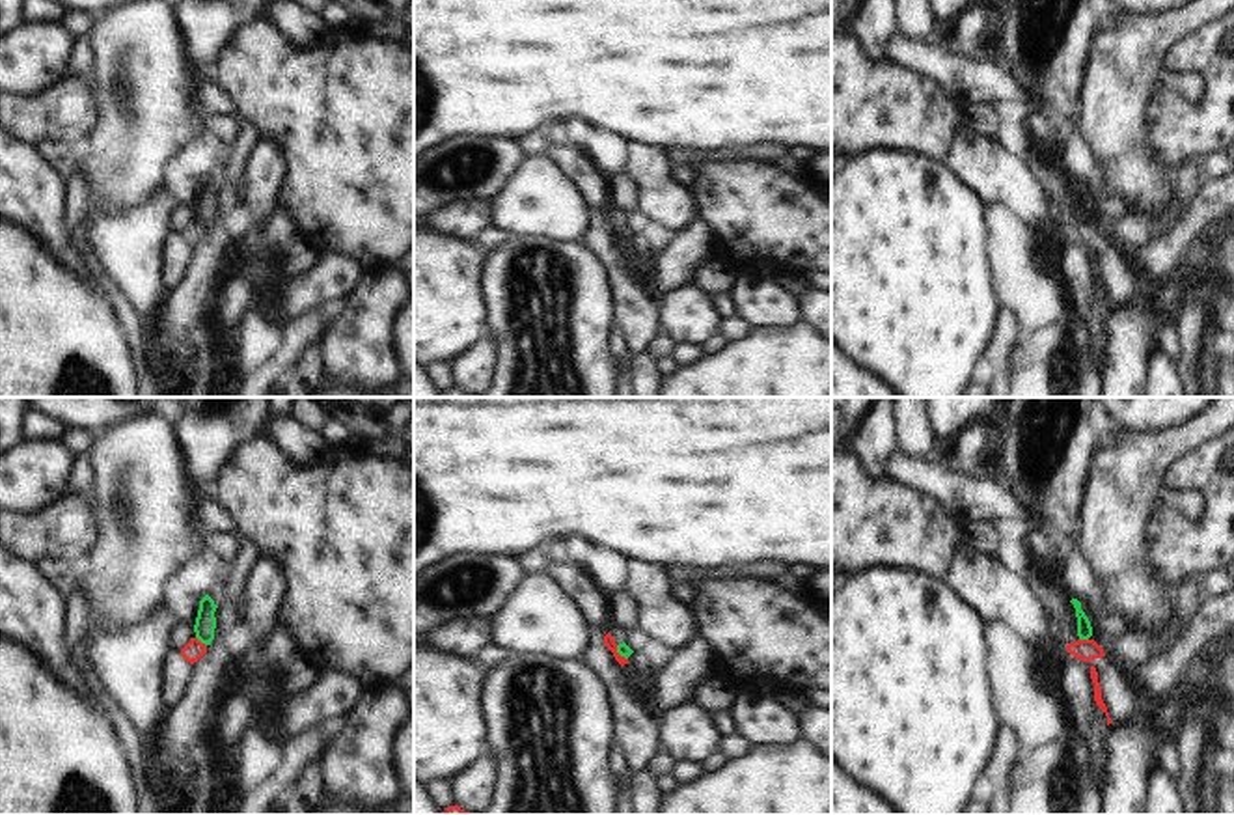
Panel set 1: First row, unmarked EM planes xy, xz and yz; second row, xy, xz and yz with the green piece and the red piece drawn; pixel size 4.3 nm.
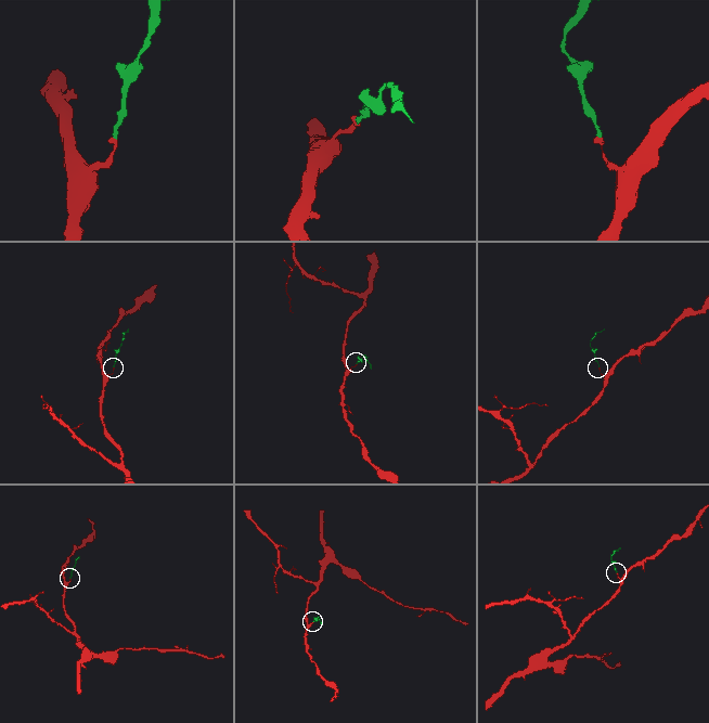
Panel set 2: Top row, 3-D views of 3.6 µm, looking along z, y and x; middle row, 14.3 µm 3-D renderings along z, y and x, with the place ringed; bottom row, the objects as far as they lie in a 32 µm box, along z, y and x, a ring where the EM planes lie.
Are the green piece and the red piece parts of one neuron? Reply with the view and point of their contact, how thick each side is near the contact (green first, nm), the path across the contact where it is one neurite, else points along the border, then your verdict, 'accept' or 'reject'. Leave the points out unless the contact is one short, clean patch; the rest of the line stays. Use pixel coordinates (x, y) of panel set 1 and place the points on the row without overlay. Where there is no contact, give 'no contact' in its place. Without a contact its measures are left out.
contact xy (202, 224); calibres 90 and 90 nm; way xy (205, 204), (202, 224), (194, 232); accept

